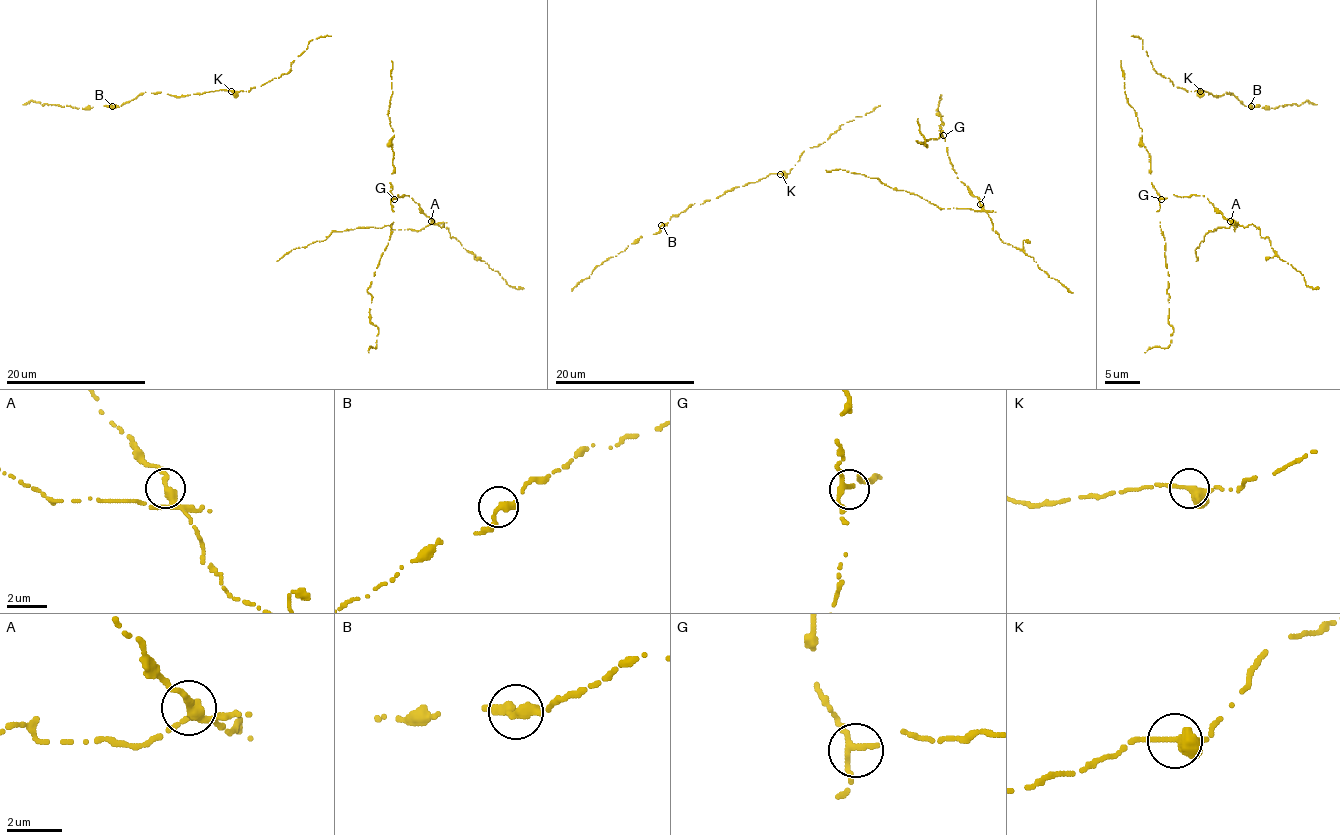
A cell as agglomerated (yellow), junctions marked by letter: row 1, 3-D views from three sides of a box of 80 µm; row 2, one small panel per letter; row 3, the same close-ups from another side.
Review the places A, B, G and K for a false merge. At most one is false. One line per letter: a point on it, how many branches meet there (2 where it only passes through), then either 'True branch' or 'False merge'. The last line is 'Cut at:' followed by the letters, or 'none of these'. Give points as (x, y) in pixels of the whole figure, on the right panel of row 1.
A: Place: (1230, 221). Branches: 3. True branch
B: Place: (1251, 106). Branches: 2. True branch
G: Place: (1161, 199). Branches: 2. True branch
K: Place: (1200, 91). Branches: 3. True branch
Cut at: none of these

